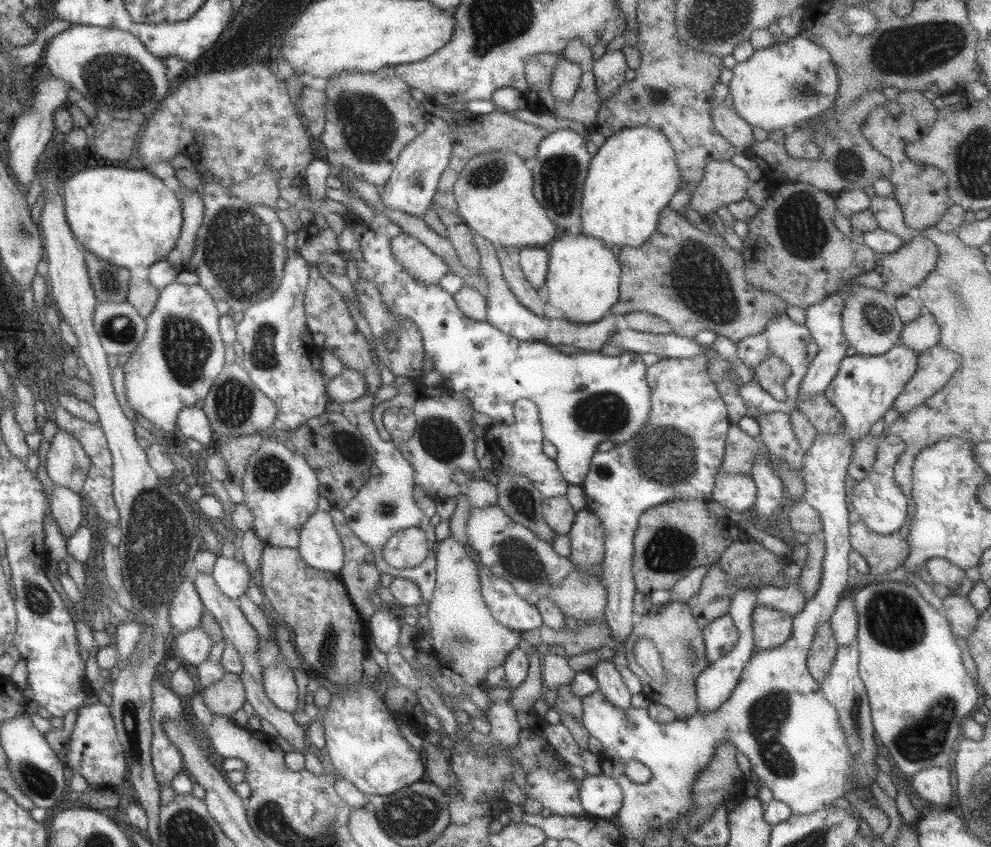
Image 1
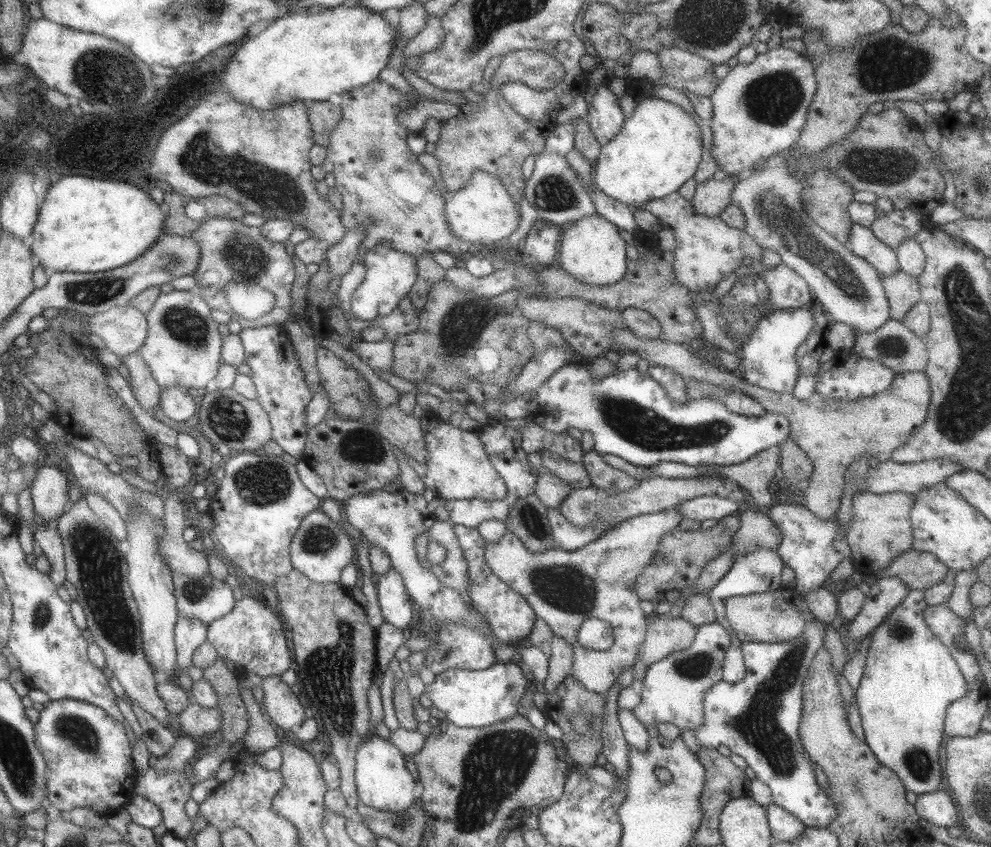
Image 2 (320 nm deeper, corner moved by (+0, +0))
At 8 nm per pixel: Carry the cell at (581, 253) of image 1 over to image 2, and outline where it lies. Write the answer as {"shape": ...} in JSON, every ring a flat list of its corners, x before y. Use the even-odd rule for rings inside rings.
{"shape":[[589,215,576,220,561,231,559,249,559,268,583,284,595,284,596,287,618,283,626,271,625,242,619,236,619,229,601,215]]}

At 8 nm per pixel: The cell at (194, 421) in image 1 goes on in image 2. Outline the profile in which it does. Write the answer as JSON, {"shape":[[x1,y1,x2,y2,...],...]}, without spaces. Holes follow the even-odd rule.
{"shape":[[180,386,160,389,157,403,161,407,163,415,177,422,188,420,198,408,195,398]]}

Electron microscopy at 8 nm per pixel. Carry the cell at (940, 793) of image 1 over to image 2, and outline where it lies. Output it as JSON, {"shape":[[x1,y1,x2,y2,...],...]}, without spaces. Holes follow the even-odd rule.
{"shape":[[941,787,933,793,917,795,913,806,919,819,925,819,935,827,946,830,960,823,956,805]]}

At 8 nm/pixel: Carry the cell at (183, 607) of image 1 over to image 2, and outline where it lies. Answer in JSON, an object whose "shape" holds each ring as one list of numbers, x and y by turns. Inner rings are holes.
{"shape":[[179,616,174,624,177,670,186,670,192,665,195,649,206,641,206,624,194,618]]}

